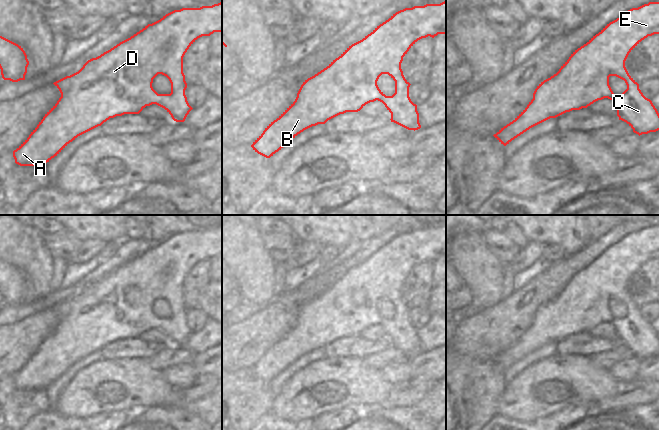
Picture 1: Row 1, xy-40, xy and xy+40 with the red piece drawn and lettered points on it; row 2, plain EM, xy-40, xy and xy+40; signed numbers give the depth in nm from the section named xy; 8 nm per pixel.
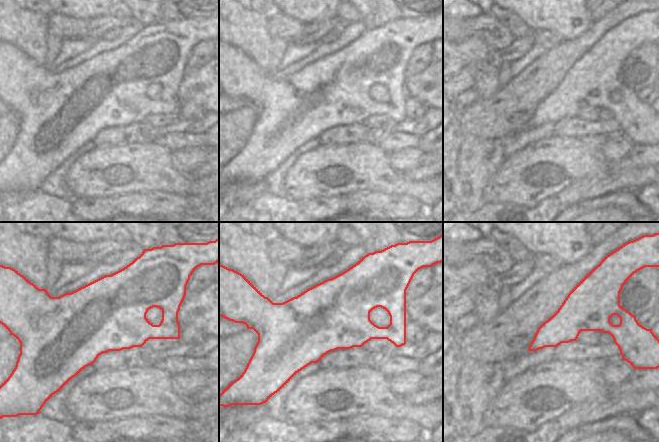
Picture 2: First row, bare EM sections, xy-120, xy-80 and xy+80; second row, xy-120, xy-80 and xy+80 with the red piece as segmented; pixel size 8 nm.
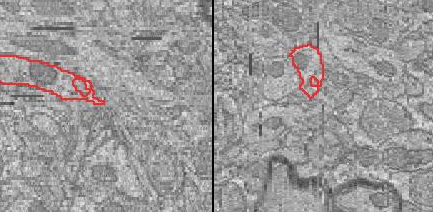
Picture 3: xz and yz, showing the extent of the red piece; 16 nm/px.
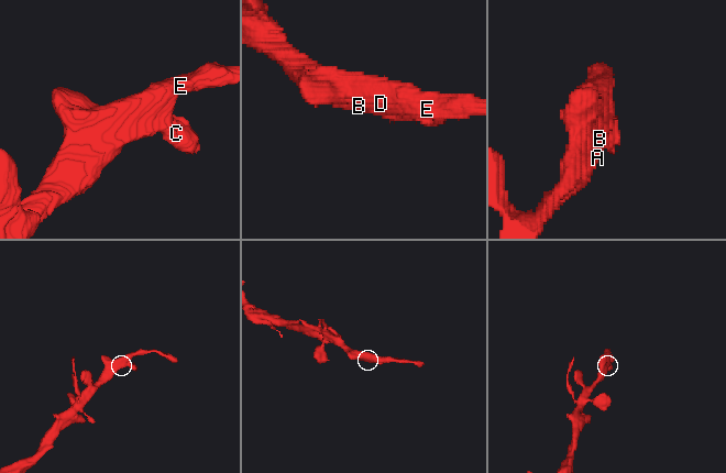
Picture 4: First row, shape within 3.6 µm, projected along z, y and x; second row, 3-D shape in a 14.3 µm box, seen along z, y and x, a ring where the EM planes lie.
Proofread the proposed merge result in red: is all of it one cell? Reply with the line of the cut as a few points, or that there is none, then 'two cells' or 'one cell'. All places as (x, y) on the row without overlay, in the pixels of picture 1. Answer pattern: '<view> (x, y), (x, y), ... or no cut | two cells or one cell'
no cut | one cell

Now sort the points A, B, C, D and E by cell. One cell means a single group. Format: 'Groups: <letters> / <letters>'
Groups: A B C D E

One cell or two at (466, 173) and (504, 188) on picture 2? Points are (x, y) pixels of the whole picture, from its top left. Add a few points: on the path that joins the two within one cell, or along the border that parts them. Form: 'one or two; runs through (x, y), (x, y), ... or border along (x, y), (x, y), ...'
two; border along (502, 162), (502, 165), (484, 190), (485, 202)

